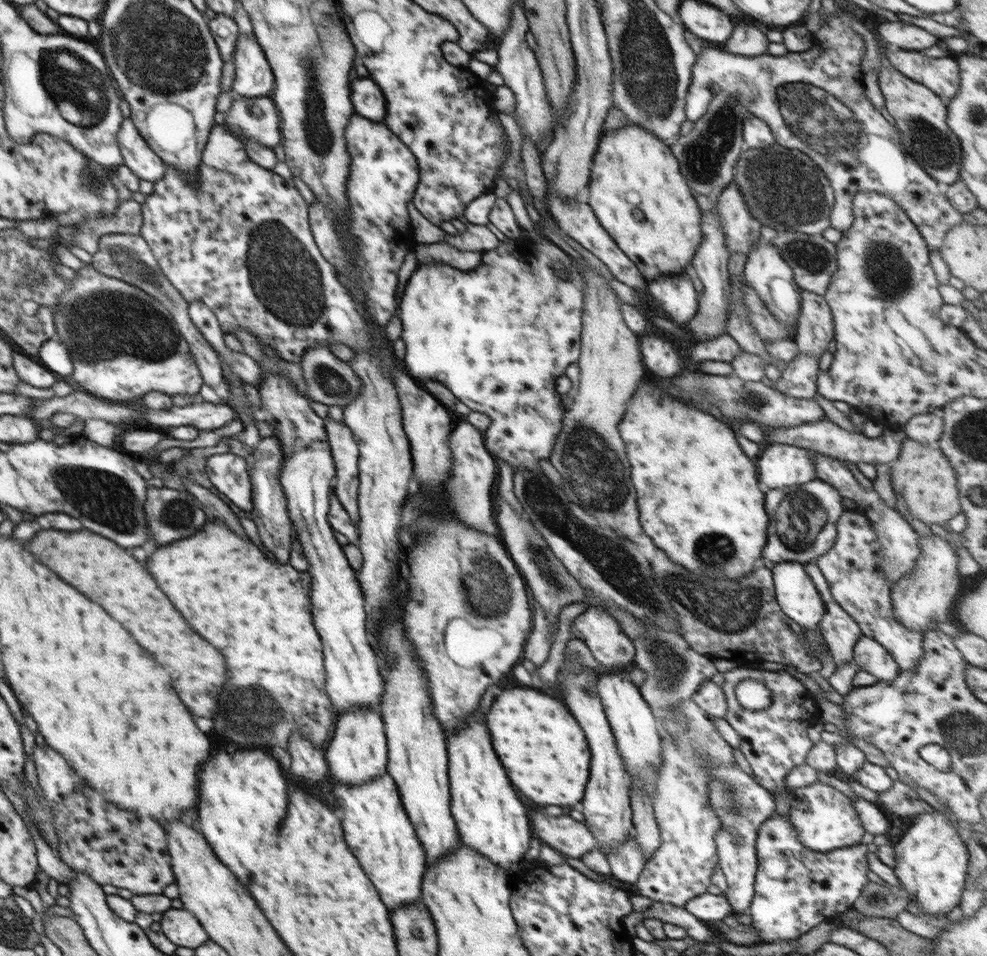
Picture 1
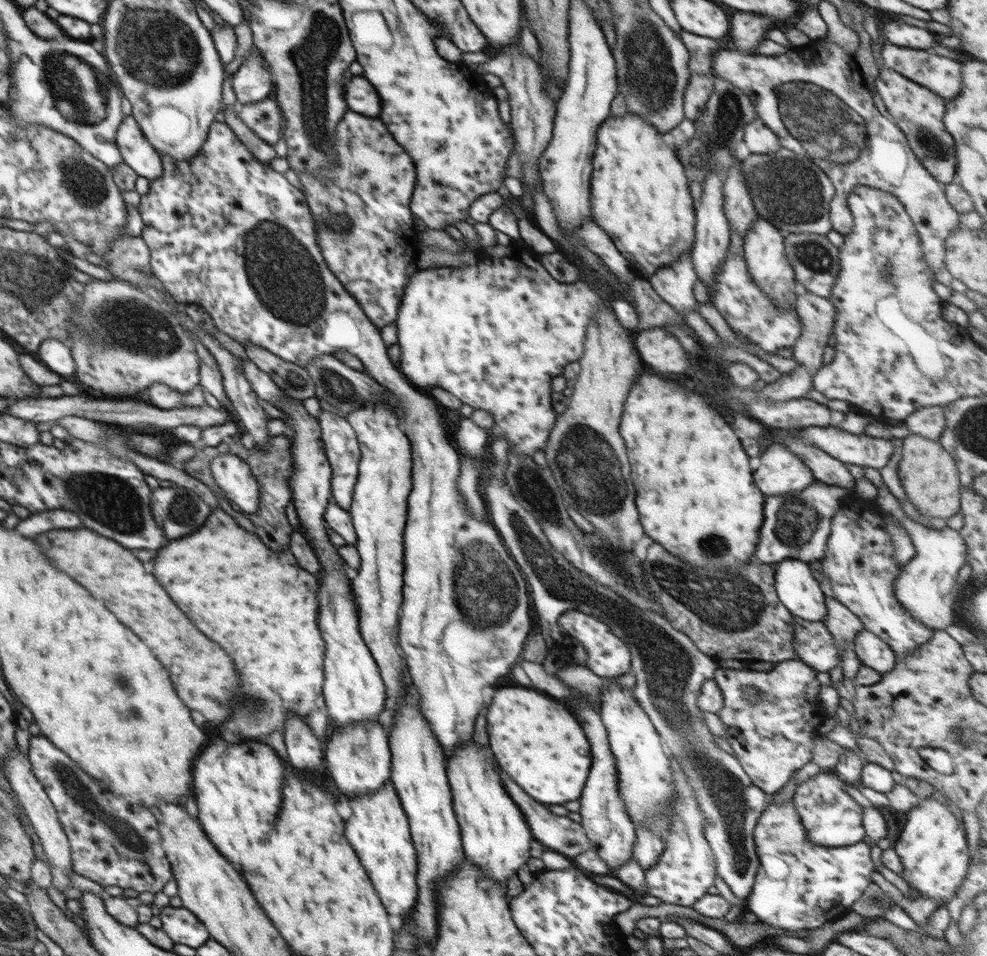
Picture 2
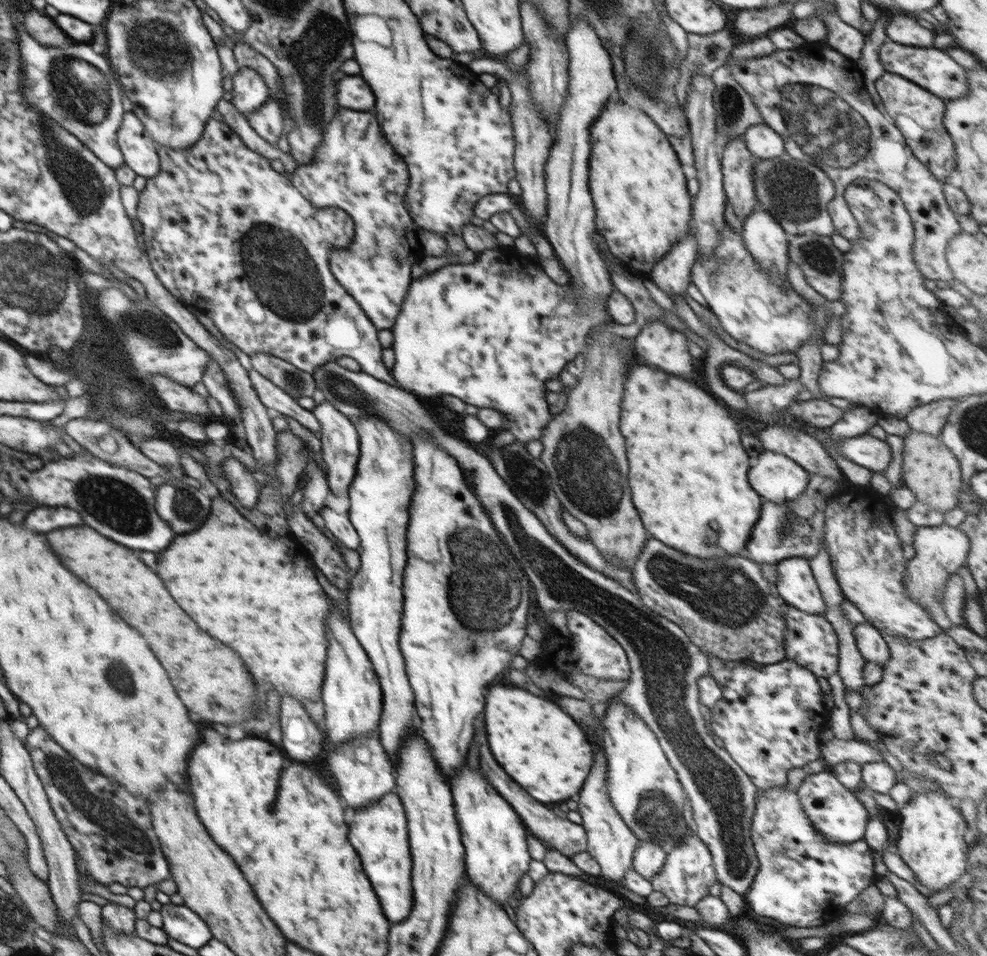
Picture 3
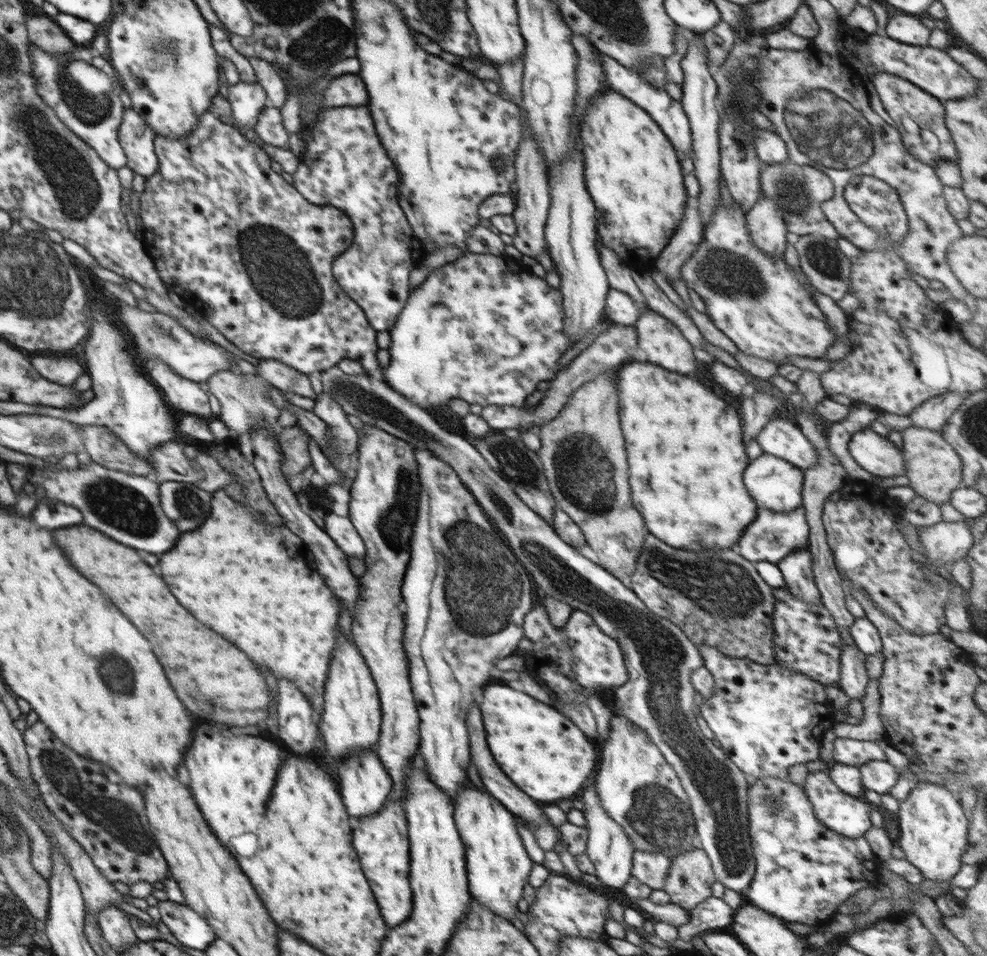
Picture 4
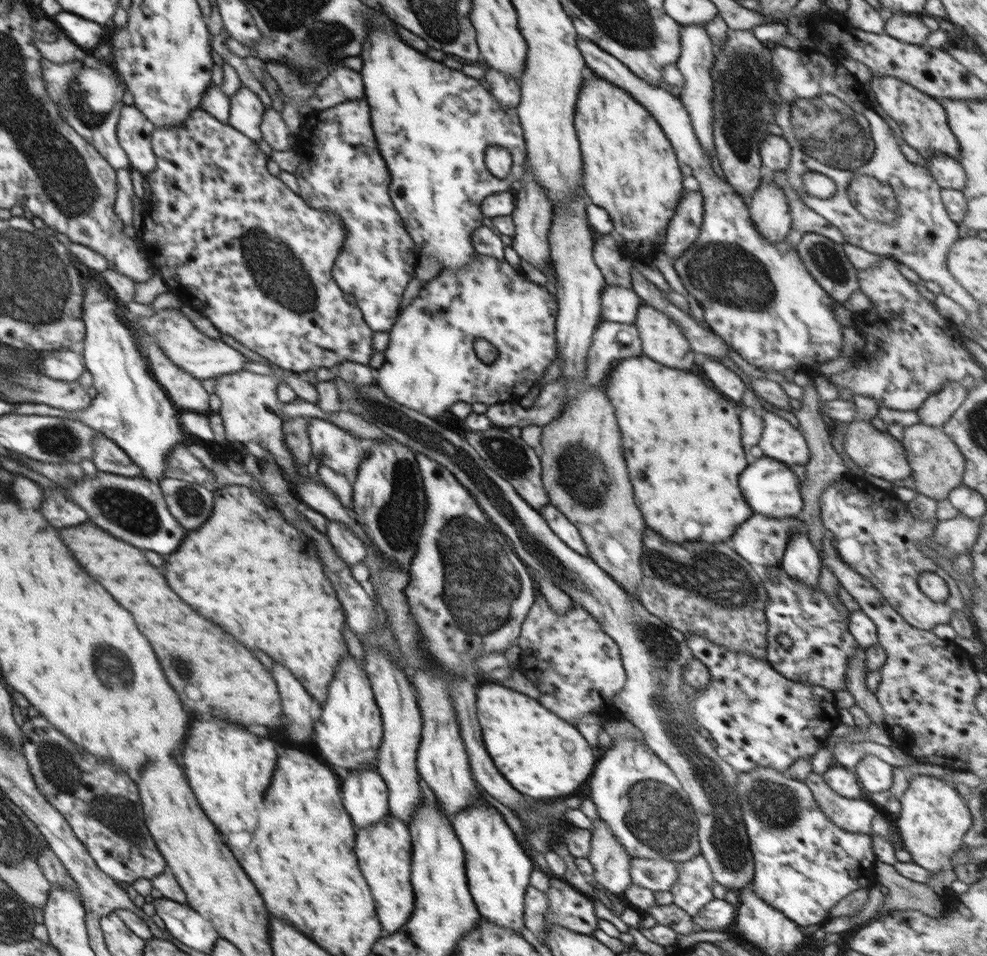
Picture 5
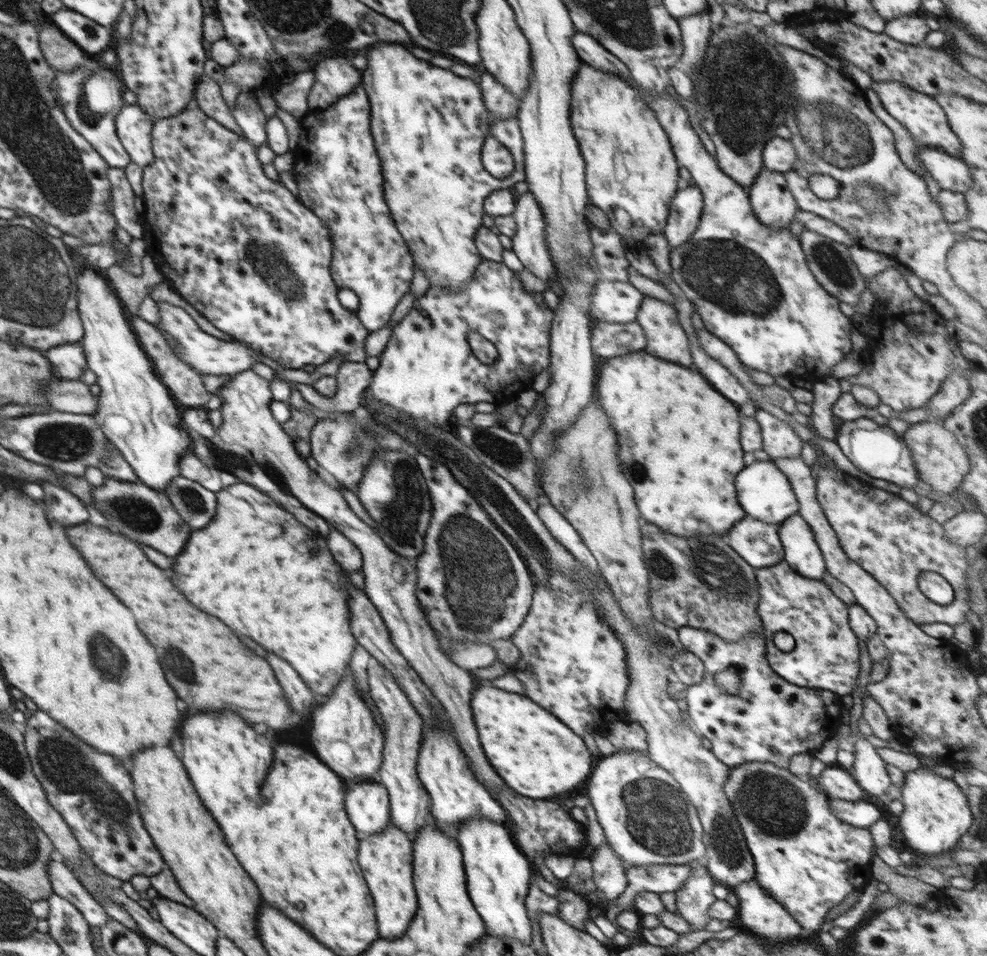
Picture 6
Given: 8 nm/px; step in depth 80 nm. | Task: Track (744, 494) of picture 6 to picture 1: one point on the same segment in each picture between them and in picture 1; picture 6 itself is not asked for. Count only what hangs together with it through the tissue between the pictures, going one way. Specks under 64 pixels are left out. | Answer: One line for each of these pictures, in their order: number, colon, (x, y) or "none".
1: (780, 465)
2: (781, 472)
3: (776, 478)
4: (774, 483)
5: (771, 487)

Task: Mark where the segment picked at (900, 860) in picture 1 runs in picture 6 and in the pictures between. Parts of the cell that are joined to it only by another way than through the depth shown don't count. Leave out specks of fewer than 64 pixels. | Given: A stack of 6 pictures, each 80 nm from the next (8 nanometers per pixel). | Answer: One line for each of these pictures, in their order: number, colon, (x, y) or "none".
2: (933, 850)
3: (932, 843)
4: (934, 828)
5: (934, 818)
6: (936, 815)

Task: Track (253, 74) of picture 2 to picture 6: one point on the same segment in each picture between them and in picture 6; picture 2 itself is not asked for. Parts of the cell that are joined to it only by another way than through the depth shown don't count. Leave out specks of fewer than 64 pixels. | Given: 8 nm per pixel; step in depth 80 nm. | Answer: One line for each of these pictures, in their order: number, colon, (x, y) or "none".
3: (249, 92)
4: (247, 100)
5: (246, 110)
6: (248, 114)

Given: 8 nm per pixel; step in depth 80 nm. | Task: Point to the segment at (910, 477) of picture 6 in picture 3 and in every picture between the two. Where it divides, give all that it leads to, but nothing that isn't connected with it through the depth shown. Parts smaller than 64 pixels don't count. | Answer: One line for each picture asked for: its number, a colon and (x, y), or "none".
3: (872, 453)
4: (876, 454)
5: (878, 453)

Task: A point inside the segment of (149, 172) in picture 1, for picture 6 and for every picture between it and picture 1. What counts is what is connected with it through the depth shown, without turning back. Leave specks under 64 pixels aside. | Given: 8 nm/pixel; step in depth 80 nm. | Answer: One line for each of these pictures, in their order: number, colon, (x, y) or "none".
2: (138, 154)
3: (139, 151)
4: (136, 138)
5: (134, 132)
6: (134, 126)

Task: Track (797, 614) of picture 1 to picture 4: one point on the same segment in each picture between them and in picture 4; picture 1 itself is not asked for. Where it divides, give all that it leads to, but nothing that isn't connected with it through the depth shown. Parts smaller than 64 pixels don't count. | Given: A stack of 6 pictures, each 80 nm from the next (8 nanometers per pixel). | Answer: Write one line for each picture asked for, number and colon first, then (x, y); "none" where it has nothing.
2: (798, 590)
3: (796, 585)
4: (797, 569)

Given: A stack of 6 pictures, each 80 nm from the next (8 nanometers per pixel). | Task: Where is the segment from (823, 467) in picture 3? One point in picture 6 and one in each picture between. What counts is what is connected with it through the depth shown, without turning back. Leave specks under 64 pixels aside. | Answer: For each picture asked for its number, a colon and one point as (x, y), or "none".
4: (781, 438)
5: (780, 440)
6: (779, 439)

